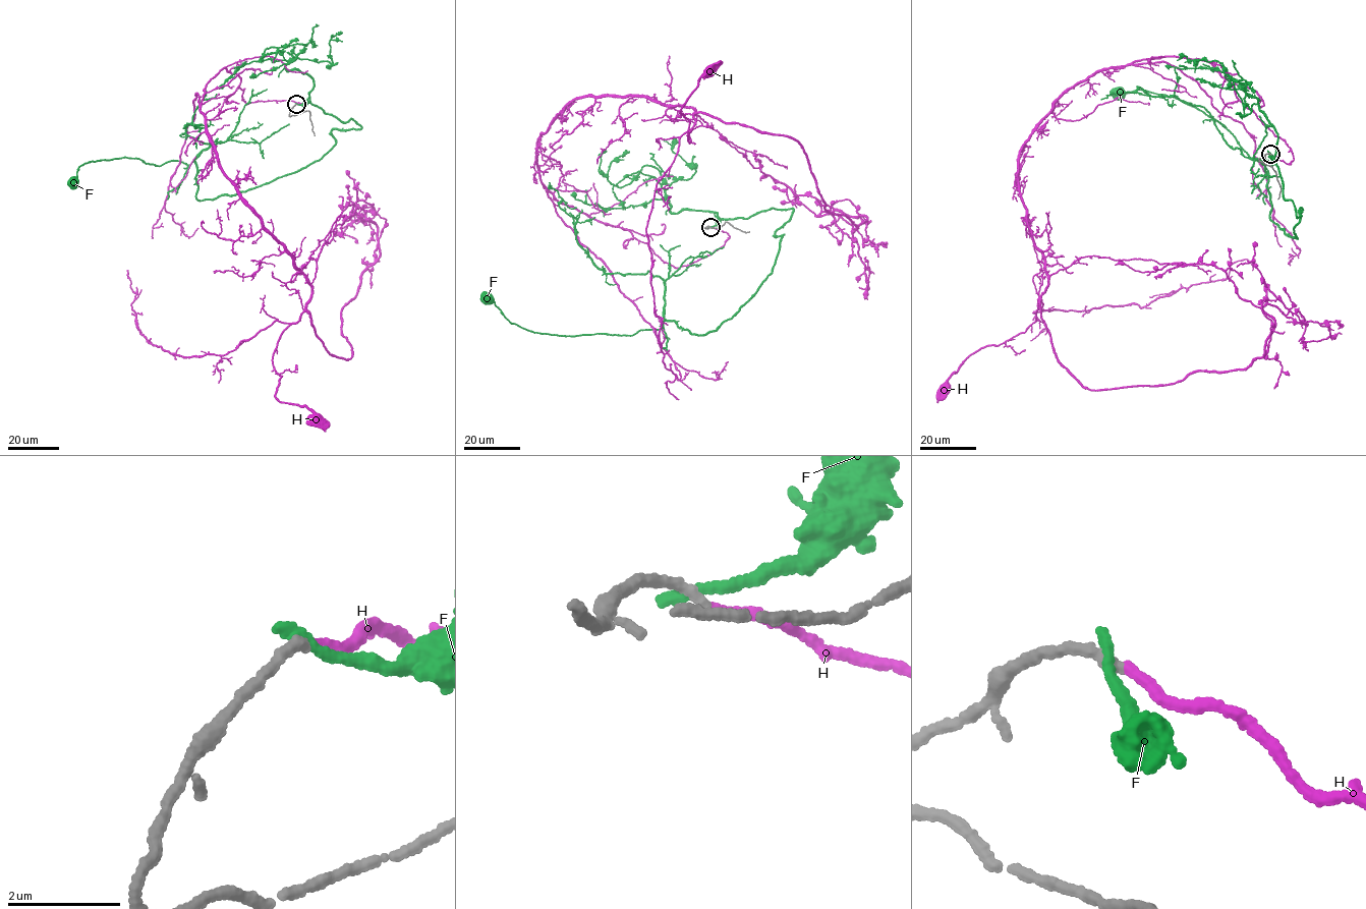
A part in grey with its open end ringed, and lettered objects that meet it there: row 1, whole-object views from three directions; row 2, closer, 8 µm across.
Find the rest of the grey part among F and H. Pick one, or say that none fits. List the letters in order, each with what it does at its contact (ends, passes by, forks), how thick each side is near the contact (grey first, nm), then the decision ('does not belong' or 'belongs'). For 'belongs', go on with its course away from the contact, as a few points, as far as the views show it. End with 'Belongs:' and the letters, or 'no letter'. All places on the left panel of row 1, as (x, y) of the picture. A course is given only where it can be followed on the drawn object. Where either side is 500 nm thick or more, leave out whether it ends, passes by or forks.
F: it ends there; 180 nm thick on the grey side, 220 nm on the other; does not belong
H: it ends there; 170 nm thick on the grey side, 160 nm on the other; belongs; it runs (296, 104), (246, 104), (223, 67), (201, 110), (242, 202), (311, 287), (273, 364), (275, 395), (316, 420)
Belongs: H

